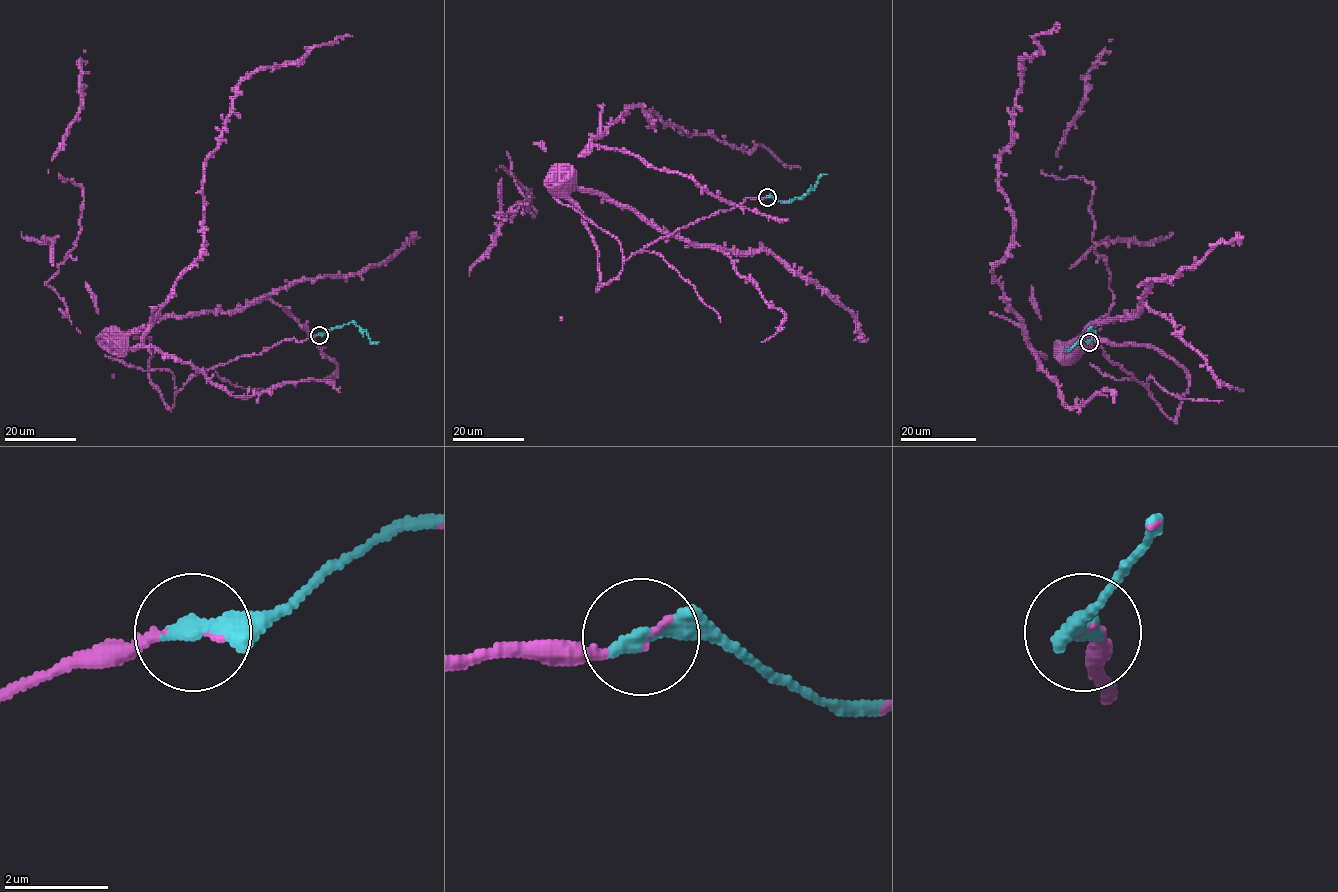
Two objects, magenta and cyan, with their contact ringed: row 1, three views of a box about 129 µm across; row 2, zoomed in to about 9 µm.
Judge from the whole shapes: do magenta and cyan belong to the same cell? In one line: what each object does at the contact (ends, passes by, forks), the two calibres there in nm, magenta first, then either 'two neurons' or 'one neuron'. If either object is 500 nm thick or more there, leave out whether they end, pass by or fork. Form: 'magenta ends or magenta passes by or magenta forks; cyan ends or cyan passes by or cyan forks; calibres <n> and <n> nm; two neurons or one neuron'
magenta ends; cyan ends; calibres 90 and 400 nm; one neuron

